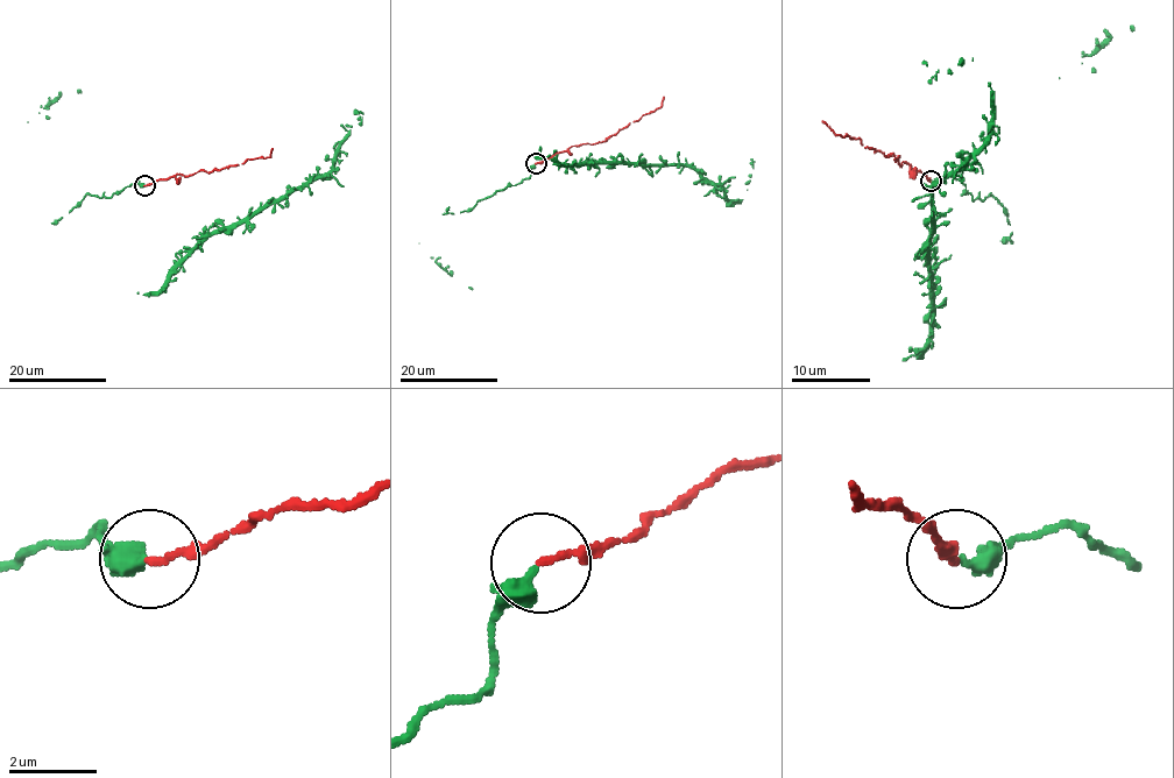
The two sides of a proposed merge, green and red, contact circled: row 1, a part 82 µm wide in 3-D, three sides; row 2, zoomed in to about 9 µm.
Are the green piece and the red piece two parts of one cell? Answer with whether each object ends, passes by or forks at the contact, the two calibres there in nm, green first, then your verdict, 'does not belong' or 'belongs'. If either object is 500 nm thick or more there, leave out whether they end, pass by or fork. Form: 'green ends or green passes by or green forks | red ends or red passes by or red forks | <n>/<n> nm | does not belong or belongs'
green passes by | red ends | 320/150 nm | belongs

